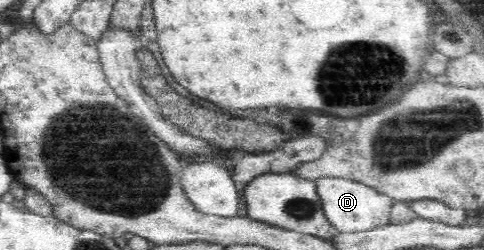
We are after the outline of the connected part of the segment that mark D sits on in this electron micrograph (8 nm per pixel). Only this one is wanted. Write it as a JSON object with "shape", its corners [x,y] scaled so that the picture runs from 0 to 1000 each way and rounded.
{"shape":[[[663,708],[651,724],[671,864],[702,936],[752,932],[806,892],[806,856],[814,816],[806,784],[721,716]]]}

